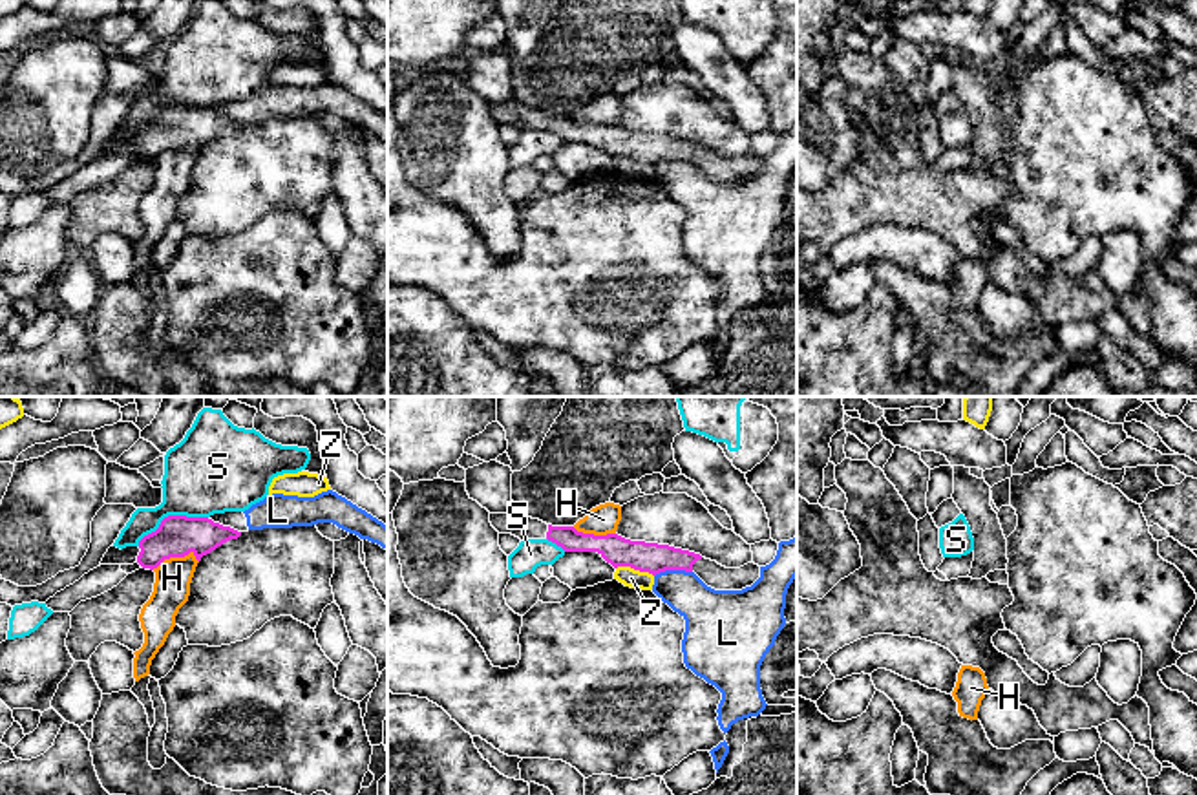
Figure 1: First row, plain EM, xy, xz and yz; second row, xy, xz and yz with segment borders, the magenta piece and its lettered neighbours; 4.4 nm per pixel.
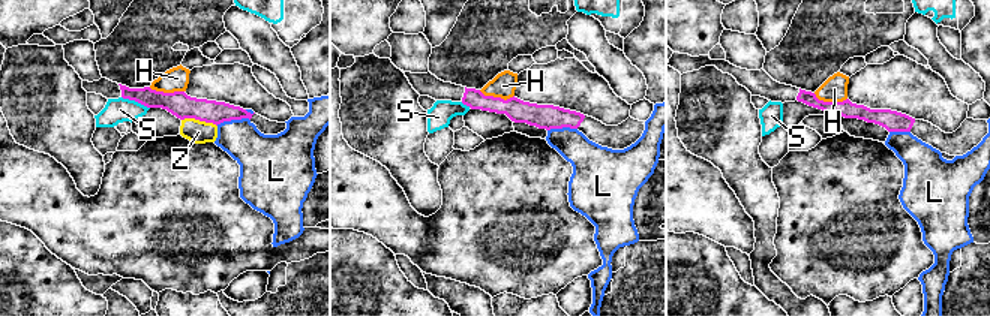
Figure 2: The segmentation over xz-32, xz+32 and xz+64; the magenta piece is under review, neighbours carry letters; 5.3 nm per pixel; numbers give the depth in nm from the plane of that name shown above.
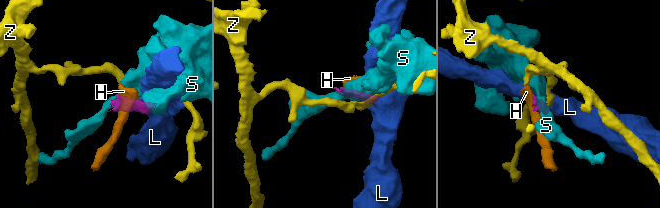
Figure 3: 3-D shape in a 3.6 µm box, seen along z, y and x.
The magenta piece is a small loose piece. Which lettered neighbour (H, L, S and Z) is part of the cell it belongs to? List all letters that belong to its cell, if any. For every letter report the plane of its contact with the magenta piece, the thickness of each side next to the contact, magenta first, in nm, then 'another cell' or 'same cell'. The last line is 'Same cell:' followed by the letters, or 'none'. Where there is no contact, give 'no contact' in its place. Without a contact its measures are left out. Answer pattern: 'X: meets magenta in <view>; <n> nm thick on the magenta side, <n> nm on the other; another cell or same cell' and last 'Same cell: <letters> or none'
H: meets magenta in xy; 180 nm thick on the magenta side, 160 nm on the other; another cell
L: meets magenta in xz; 140 nm thick on the magenta side, 220 nm on the other; another cell
S: meets magenta in xy; 180 nm thick on the magenta side, 360 nm on the other; another cell
Z: meets magenta in xz; 140 nm thick on the magenta side, 80 nm on the other; another cell
Same cell: none

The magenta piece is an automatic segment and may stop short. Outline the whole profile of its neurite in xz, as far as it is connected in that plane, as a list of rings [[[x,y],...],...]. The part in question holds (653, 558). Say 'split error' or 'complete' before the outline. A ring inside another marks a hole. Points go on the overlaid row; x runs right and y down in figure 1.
split error; [[[517,510],[490,514],[490,523],[499,534],[523,539],[548,539],[565,552],[598,552],[614,568],[630,567],[652,576],[665,570],[694,572],[715,590],[742,590],[760,578],[760,567],[753,561],[740,568],[726,568],[700,554],[669,545],[630,541],[618,534],[594,535],[574,526],[552,526]]]

